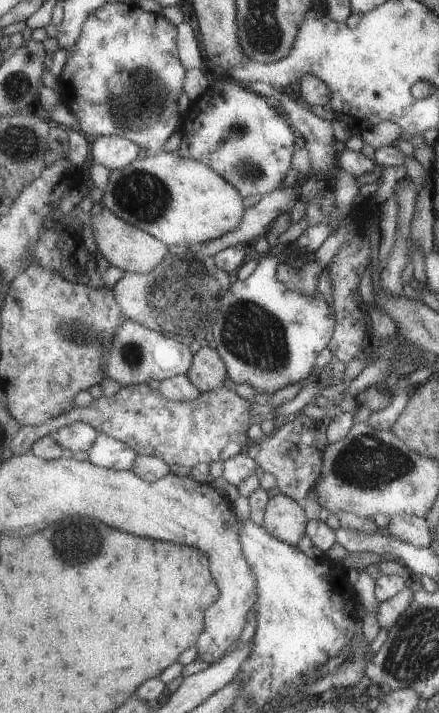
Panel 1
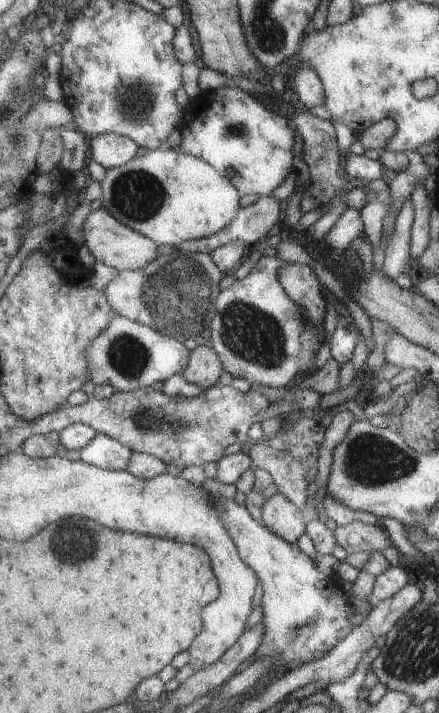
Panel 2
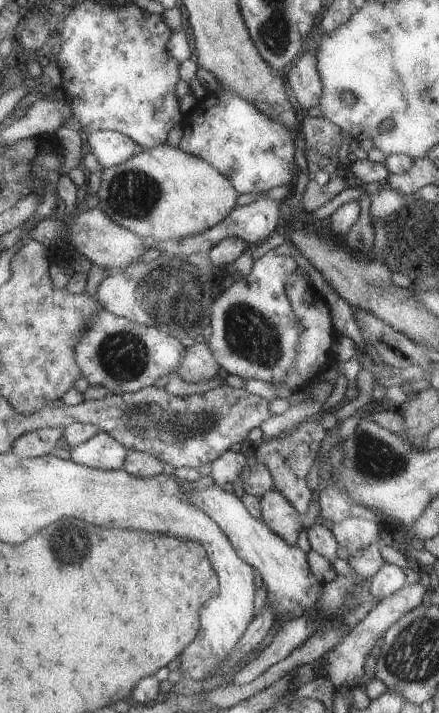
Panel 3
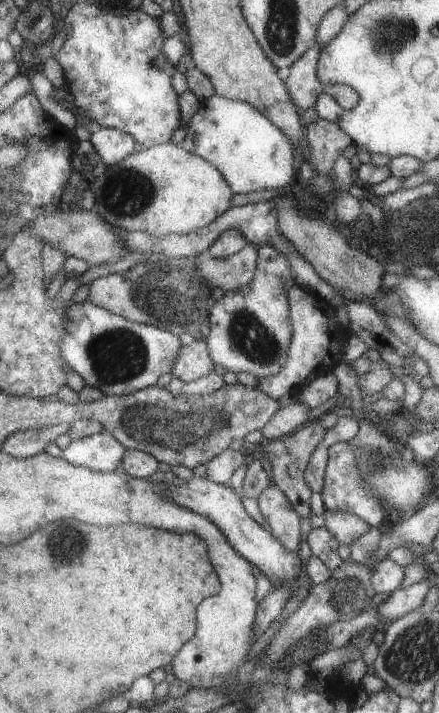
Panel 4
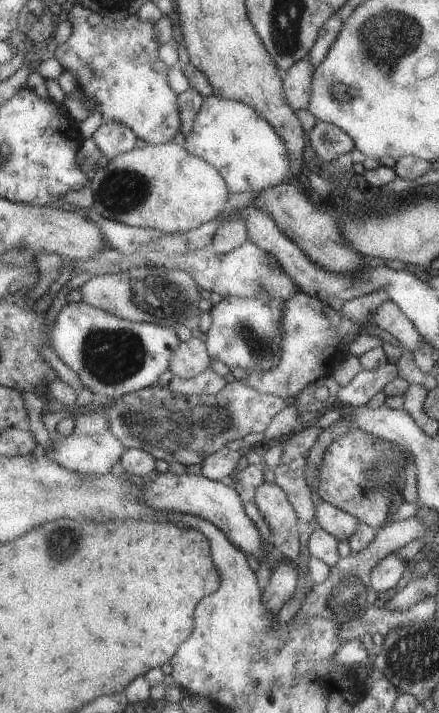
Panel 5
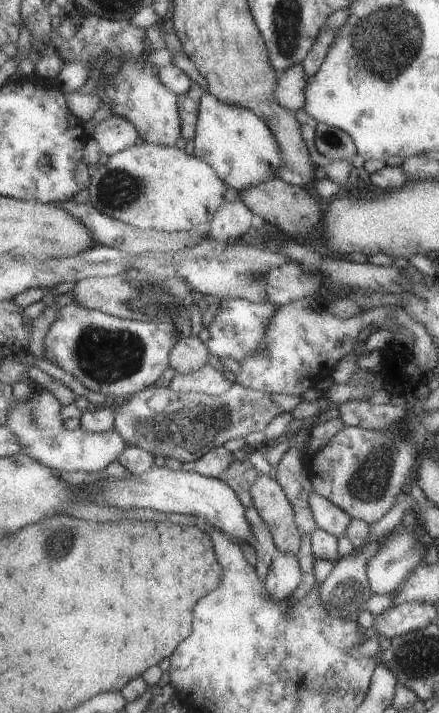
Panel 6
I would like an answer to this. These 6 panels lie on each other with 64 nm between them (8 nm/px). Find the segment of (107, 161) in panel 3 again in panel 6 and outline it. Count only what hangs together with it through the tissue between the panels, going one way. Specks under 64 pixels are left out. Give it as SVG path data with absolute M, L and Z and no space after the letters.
M111 114L97 126L95 132L95 140L101 144L103 154L109 158L113 154L121 154L123 150L129 150L129 146L137 146L139 136L141 132L137 130L137 124L125 114Z

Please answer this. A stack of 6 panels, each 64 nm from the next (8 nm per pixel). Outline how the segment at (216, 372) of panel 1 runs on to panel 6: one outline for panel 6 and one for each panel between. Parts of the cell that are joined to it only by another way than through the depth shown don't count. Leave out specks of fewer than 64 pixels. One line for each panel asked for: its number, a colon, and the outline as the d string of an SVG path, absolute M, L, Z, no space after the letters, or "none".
2: M207 344L191 350L189 362L185 370L181 370L181 376L191 384L201 384L205 386L205 390L209 390L219 384L223 370L225 370L225 364L221 364L217 352Z
3: M193 344L185 350L185 358L177 368L177 376L183 378L183 382L187 384L197 384L209 378L217 378L219 370L221 364L217 364L217 360L213 358L209 344Z
4: M195 340L189 346L181 346L181 354L177 356L177 362L173 362L173 376L181 378L185 382L193 382L197 378L205 378L215 368L213 356L209 352L207 342Z
5: M191 336L189 340L181 342L181 346L175 350L171 358L171 374L183 378L195 378L209 370L211 360L213 356L209 354L207 342Z
6: M183 336L171 354L171 370L175 374L193 374L209 362L209 348L199 336Z

